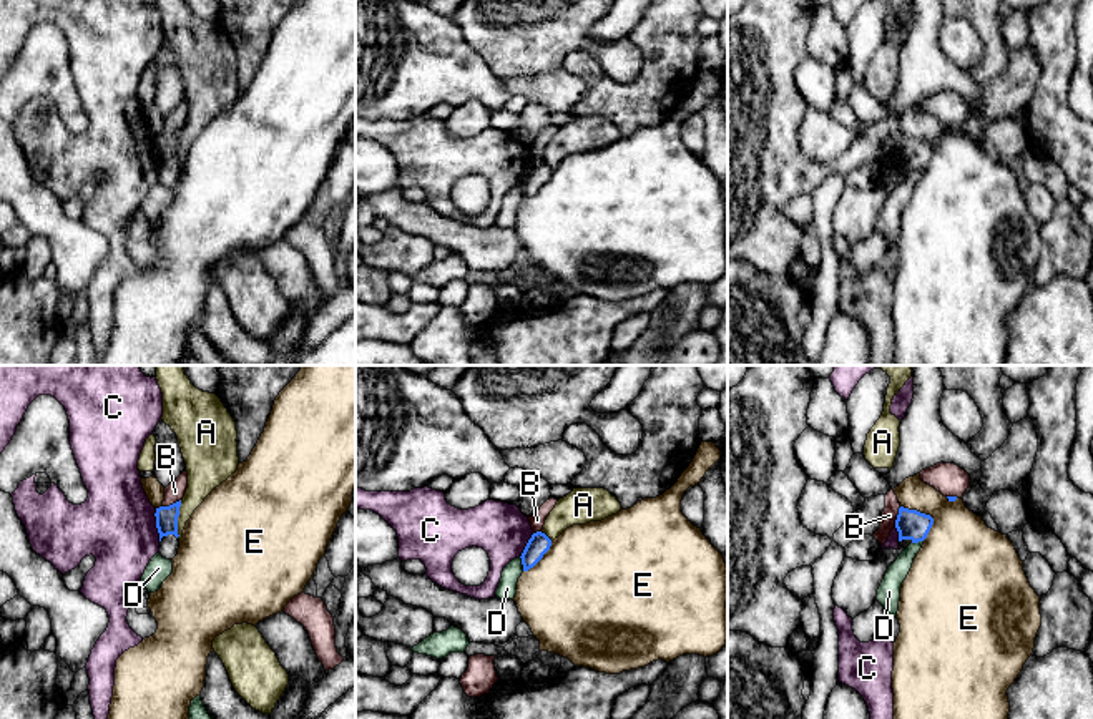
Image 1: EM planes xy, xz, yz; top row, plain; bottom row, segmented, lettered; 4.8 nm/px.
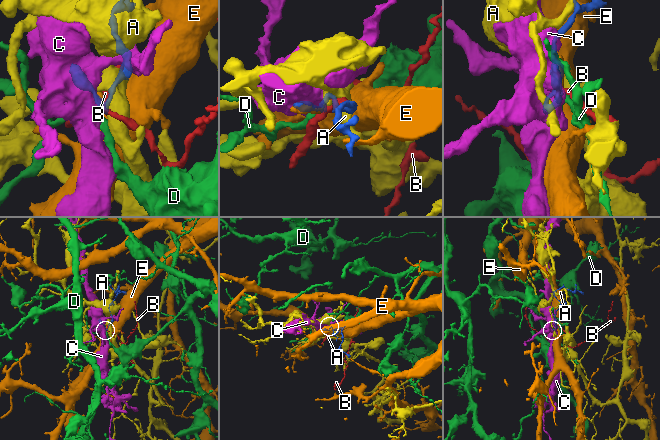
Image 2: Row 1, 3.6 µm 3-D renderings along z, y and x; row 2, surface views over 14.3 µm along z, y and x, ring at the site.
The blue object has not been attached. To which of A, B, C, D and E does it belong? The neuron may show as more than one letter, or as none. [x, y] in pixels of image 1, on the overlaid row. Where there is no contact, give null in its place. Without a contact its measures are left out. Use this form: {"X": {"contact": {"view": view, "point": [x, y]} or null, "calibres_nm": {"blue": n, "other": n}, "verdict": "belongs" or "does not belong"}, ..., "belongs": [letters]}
{"A": {"contact": {"view": "xy", "point": [176, 518]}, "calibres_nm": {"blue": 110, "other": 160}, "verdict": "does not belong"}, "B": {"contact": {"view": "xy", "point": [170, 505]}, "calibres_nm": {"blue": 110, "other": 90}, "verdict": "does not belong"}, "C": {"contact": {"view": "xy", "point": [156, 525]}, "calibres_nm": {"blue": 110, "other": 380}, "verdict": "does not belong"}, "D": {"contact": {"view": "xz", "point": [522, 563]}, "calibres_nm": {"blue": 100, "other": 100}, "verdict": "does not belong"}, "E": {"contact": {"view": "yz", "point": [927, 515]}, "calibres_nm": {"blue": 140, "other": 380}, "verdict": "does not belong"}, "belongs": []}

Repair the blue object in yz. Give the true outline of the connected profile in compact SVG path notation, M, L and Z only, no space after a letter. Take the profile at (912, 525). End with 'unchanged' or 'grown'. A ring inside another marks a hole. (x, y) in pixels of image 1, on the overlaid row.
M900 506L895 520L899 548L884 548L872 561L857 561L845 556L832 586L834 604L852 619L867 611L877 598L877 589L889 566L910 543L924 541L932 525L930 515Z; grown

